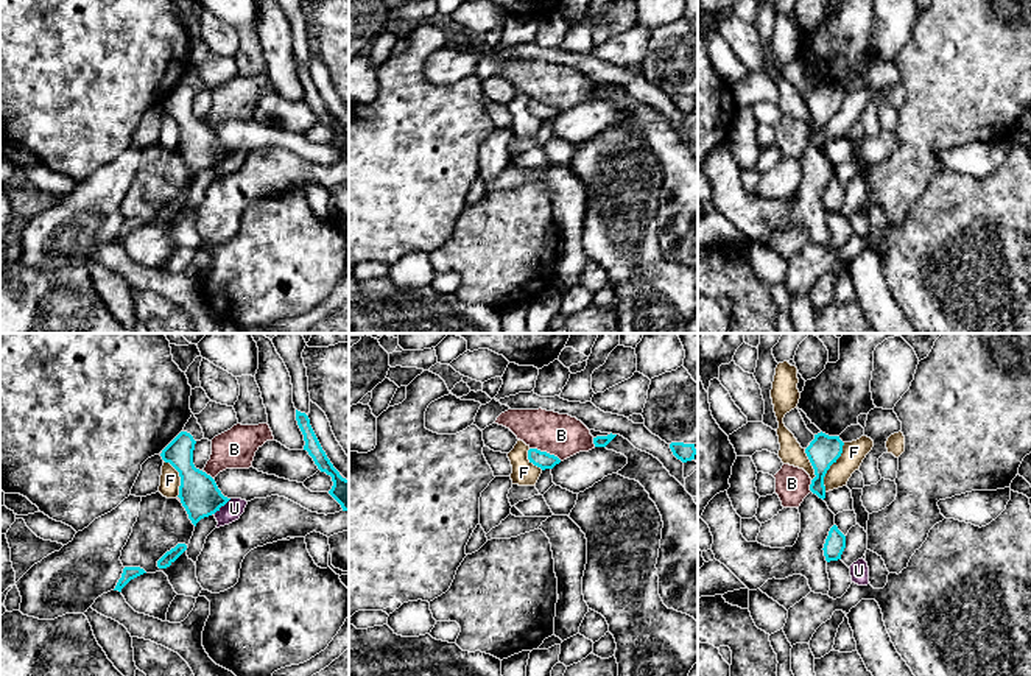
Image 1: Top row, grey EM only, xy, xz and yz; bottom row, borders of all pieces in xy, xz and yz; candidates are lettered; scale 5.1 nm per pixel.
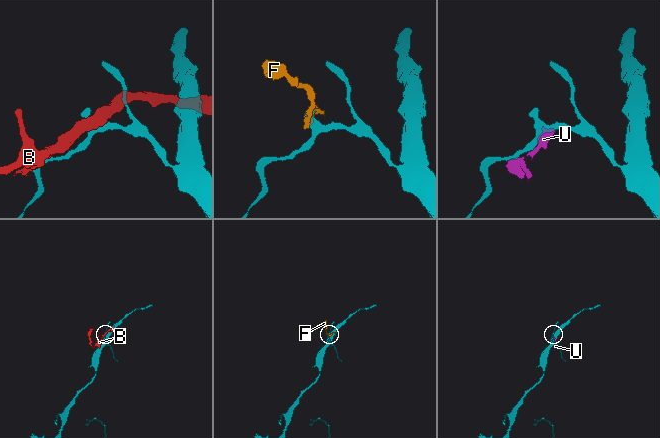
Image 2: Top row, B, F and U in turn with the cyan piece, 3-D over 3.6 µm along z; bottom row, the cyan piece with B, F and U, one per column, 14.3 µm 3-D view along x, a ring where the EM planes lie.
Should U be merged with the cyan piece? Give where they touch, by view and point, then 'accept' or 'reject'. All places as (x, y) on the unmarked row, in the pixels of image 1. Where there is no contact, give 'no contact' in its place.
meets cyan in xy at (221, 156); reject

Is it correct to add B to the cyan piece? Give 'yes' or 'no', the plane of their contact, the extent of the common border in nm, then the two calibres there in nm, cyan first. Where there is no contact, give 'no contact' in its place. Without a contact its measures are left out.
no | xz | 180 nm | 90/220 nm

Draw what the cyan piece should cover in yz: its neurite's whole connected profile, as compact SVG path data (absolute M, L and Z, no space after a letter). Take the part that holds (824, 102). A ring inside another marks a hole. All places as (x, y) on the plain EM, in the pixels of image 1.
M821 83L815 86L815 90L805 100L816 126L811 131L810 142L822 151L825 150L824 128L830 117L841 107L843 97L844 93L839 87L829 87Z

